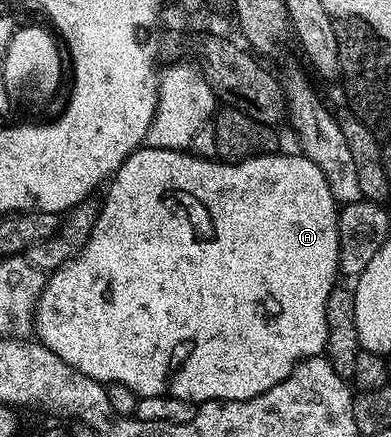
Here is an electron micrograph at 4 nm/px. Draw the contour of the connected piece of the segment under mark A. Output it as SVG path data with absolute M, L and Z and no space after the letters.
M141 146L128 160L120 166L110 181L111 189L107 192L107 201L102 201L99 216L95 219L95 225L91 231L91 236L87 239L87 244L79 252L78 256L67 264L61 265L58 270L47 276L47 286L44 288L38 306L35 307L34 335L38 343L44 344L49 350L57 354L69 366L81 370L89 378L98 380L100 384L120 384L129 386L129 390L135 392L136 397L141 396L172 396L182 400L190 400L192 404L198 406L204 404L206 400L248 400L257 398L265 394L265 390L273 390L273 386L280 384L282 380L288 380L291 372L304 360L310 360L312 356L318 356L327 347L327 323L325 322L325 306L329 302L329 294L337 286L335 279L340 279L339 270L339 209L340 205L333 198L333 190L329 190L329 182L325 182L325 174L315 163L305 155L283 156L284 154L272 154L270 156L254 156L248 160L238 162L224 162L218 158L206 160L203 156L190 156L192 153L187 150L165 150L164 148L149 148Z

